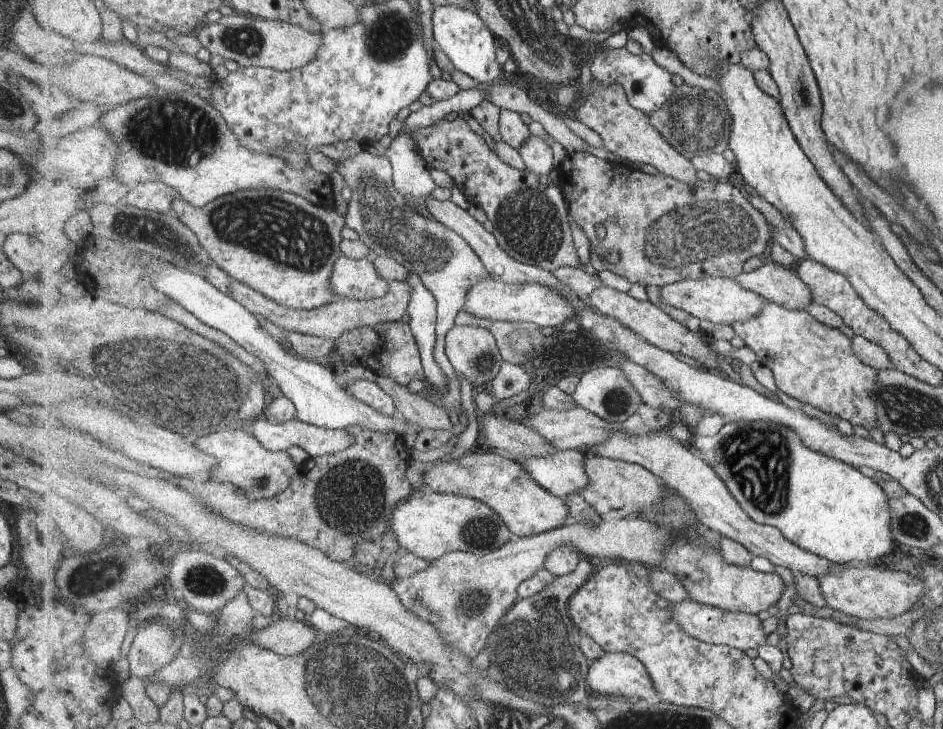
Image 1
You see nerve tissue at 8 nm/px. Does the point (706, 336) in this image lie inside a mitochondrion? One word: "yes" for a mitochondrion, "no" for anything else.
no

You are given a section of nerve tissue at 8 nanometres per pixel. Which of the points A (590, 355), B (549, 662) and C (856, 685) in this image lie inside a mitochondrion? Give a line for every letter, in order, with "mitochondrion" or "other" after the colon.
A: other
B: mitochondrion
C: other

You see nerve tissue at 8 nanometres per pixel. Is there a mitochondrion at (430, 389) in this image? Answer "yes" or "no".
no

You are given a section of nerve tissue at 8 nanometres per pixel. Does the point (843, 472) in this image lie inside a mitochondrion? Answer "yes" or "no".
no

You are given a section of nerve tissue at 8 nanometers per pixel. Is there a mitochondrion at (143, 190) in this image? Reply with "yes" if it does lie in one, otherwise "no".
no

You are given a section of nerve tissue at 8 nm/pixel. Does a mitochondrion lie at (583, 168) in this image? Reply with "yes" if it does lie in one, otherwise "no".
no

